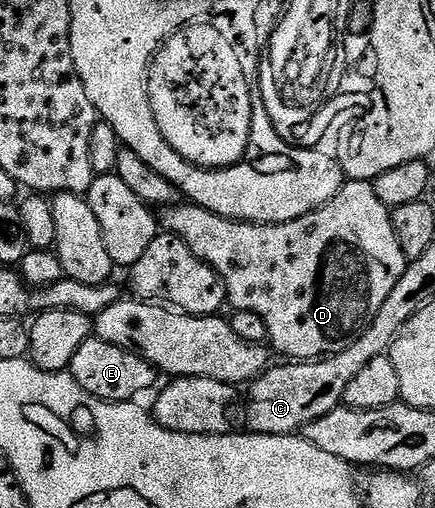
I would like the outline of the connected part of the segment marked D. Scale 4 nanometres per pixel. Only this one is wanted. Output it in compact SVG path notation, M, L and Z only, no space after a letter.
M345 180L344 184L340 186L340 190L322 208L316 209L313 213L302 215L293 221L278 223L277 225L254 225L247 221L231 221L206 211L201 205L191 203L161 208L158 213L158 225L163 232L173 233L175 237L182 239L182 243L186 243L186 247L190 247L190 251L195 257L210 266L220 276L220 281L224 285L227 304L232 305L233 310L254 311L254 315L258 315L258 319L262 319L262 323L266 325L266 331L268 332L267 344L273 350L276 348L284 356L281 358L295 359L300 363L313 359L323 359L333 353L342 351L346 347L350 347L350 343L354 343L354 339L361 337L368 324L374 319L374 315L378 315L382 303L386 303L386 295L390 295L390 291L394 291L394 283L398 283L398 279L402 279L409 263L409 258L404 256L402 247L398 247L398 235L394 235L391 212L384 206L382 199L378 199L378 195L374 195L374 187L371 181Z

